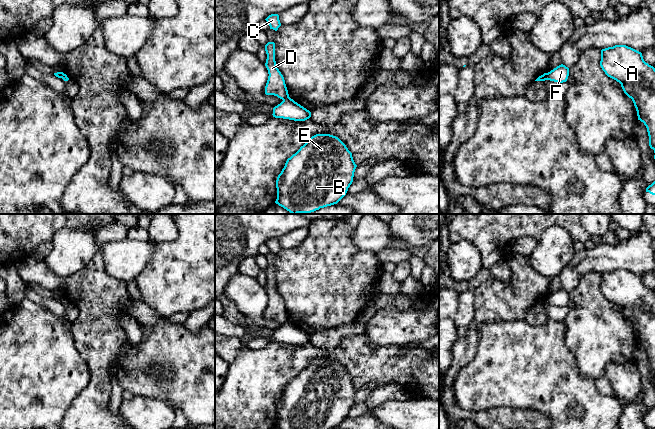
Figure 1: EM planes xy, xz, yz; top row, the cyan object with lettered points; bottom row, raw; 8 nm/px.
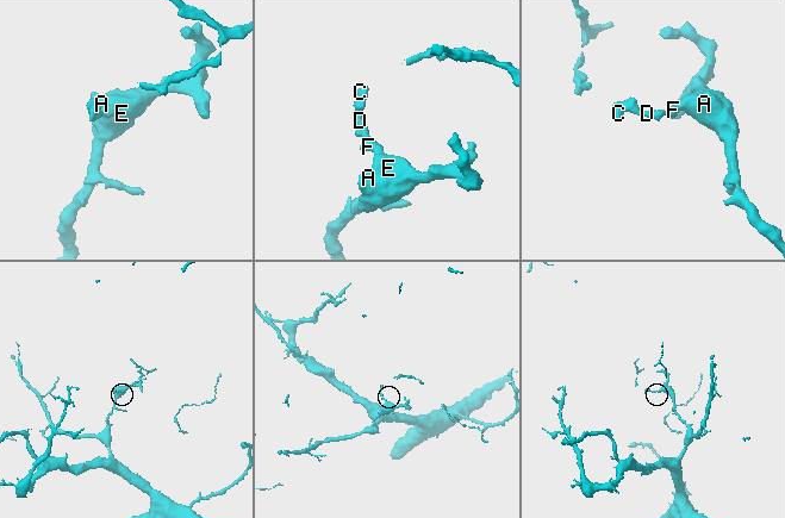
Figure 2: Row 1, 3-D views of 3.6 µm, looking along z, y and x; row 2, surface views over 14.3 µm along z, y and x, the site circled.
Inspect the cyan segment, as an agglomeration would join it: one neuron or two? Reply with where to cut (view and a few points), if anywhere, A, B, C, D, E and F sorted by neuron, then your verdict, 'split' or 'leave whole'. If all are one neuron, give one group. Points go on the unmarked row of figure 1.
yz (548, 297), (546, 303) | A B E F / C D | split

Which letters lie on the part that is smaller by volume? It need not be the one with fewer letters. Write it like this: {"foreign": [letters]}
{"foreign": ["C", "D"]}

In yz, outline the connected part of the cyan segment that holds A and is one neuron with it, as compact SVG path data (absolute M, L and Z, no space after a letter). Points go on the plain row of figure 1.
M626 269L602 273L600 290L608 301L621 308L624 317L632 323L638 344L647 352L649 370L655 377L655 292L644 285L641 276Z

